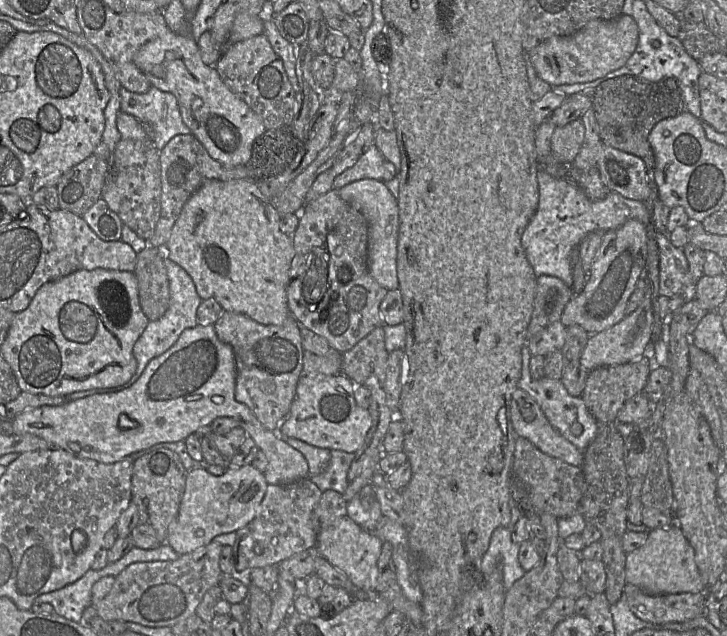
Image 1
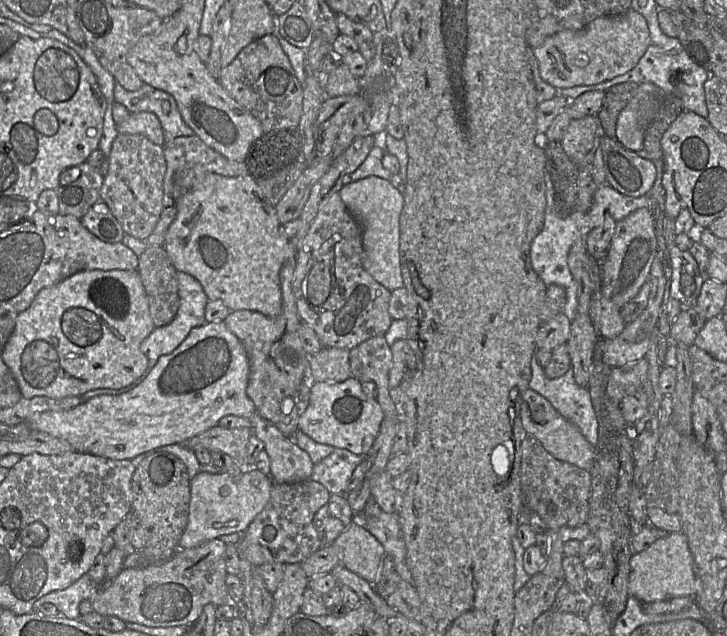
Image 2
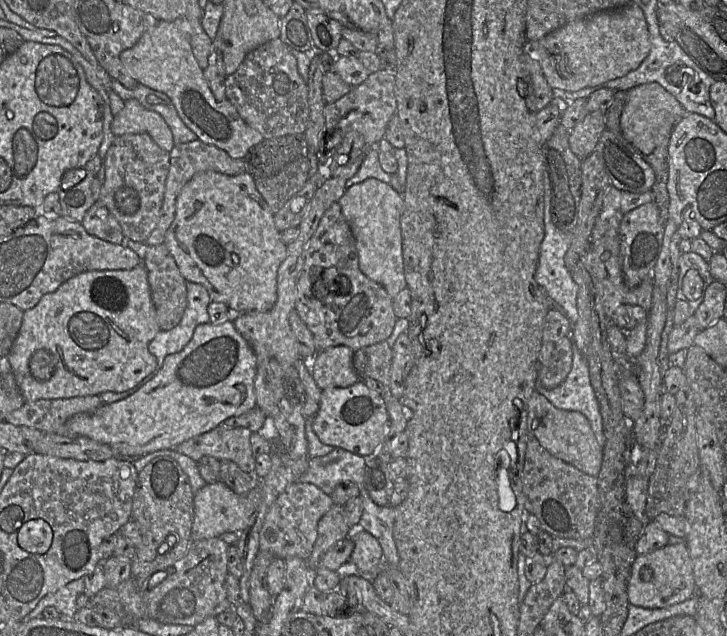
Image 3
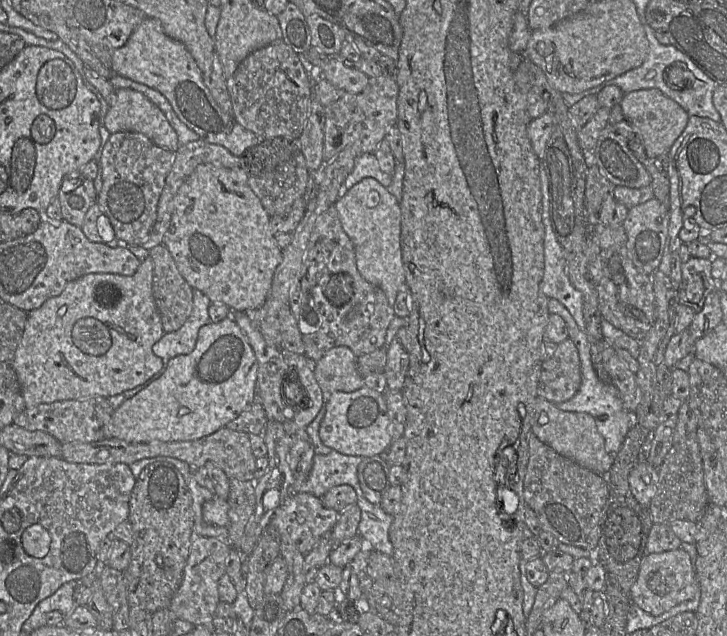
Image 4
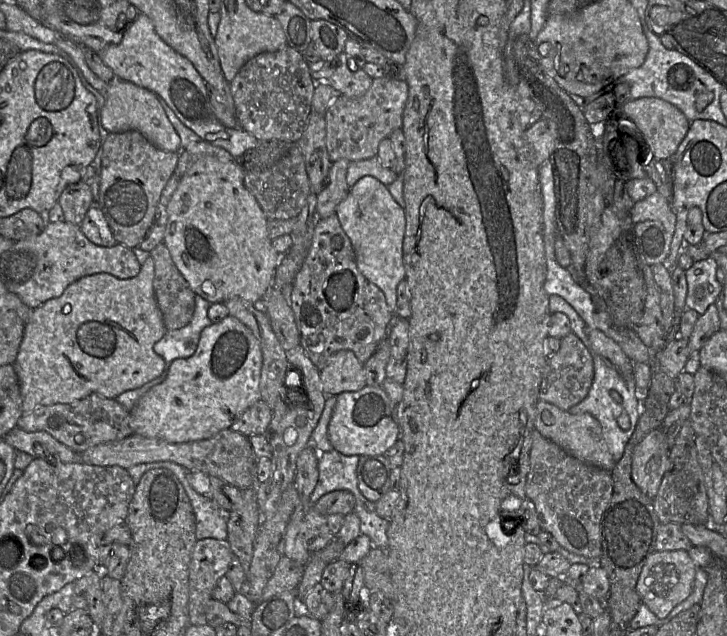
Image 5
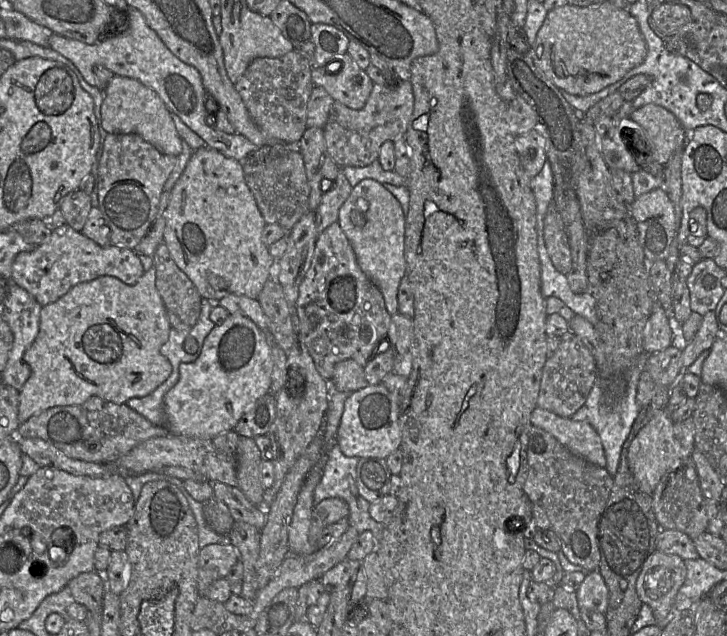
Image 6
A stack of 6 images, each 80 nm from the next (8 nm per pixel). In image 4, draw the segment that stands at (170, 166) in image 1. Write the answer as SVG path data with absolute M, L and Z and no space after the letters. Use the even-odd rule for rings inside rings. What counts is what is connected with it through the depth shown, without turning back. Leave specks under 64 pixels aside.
M199 139L193 142L189 142L186 145L180 146L175 152L175 159L169 172L166 184L161 194L159 204L158 204L158 213L157 221L153 230L151 231L149 238L142 245L147 250L151 250L153 247L163 244L164 236L166 231L170 226L170 221L172 217L172 202L184 181L189 177L189 175L197 168L197 166L206 163L214 163L221 165L225 168L245 168L244 161L242 156L235 156L227 148L219 144L213 144L207 142L203 139Z

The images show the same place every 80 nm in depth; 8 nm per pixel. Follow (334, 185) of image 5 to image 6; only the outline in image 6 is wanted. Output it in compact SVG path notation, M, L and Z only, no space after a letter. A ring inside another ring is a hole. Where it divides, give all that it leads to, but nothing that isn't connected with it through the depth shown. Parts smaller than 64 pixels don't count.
M340 169L333 189L322 195L315 211L316 229L318 235L331 224L338 222L339 210L348 199L353 187Z

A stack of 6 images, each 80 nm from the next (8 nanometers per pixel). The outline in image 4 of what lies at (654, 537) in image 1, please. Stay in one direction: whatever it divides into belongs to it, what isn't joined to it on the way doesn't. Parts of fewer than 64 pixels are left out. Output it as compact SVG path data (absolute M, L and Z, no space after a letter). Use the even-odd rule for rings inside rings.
M683 548L661 553L647 553L640 565L636 582L630 591L631 603L653 616L659 616L678 604L690 600L696 593L698 583L695 566Z

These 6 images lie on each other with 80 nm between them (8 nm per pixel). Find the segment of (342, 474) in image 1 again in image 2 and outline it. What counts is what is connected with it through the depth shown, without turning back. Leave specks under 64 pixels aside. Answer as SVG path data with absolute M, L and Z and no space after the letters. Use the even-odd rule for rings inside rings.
M334 449L329 456L313 465L310 480L323 485L331 495L345 495L354 470L364 458L346 449Z

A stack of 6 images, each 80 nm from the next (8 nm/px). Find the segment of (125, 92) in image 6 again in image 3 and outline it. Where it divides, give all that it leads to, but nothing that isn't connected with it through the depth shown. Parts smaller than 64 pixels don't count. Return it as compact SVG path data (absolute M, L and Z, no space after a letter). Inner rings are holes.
M129 99L111 124L113 133L148 133L163 149L170 152L175 146L171 128L161 114L145 108L138 100Z

